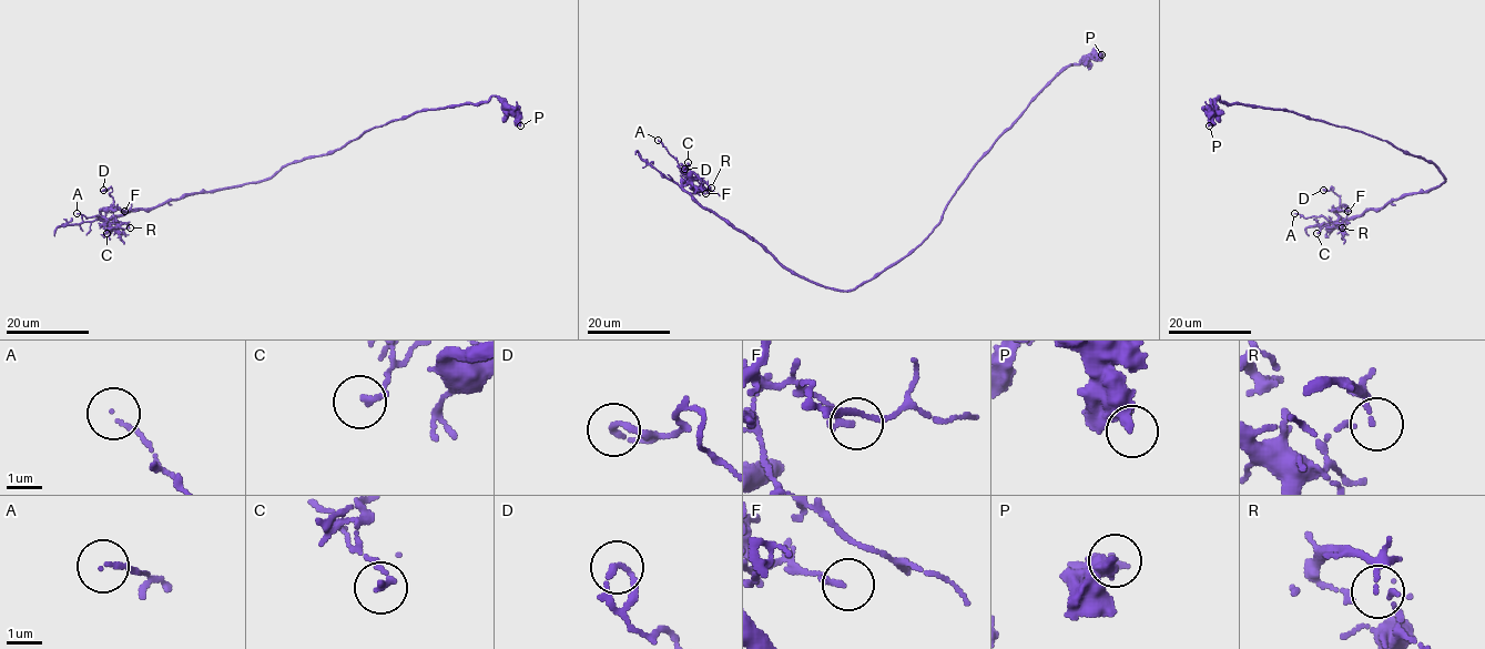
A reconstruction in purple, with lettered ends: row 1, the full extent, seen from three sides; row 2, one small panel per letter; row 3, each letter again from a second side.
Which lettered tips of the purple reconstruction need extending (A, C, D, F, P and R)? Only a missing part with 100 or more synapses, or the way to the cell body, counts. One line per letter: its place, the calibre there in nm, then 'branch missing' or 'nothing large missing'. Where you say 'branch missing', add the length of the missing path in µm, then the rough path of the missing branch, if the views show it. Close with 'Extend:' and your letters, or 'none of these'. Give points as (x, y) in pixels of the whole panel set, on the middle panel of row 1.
A: place (658, 140); calibre 90 nm; nothing large missing
C: place (688, 162); calibre 150 nm; nothing large missing
D: place (684, 169); calibre 190 nm; nothing large missing
F: place (705, 193); calibre 160 nm; nothing large missing
P: place (1101, 54); calibre 380 nm; nothing large missing
R: place (711, 188); calibre 70 nm; nothing large missing
Extend: none of these

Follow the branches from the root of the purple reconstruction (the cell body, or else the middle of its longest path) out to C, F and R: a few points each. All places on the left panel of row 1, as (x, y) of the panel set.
C: (308, 158), (293, 161), (262, 180), (184, 194), (151, 209), (102, 217), (107, 233)
F: (308, 158), (293, 161), (262, 180), (184, 194), (151, 209), (134, 209), (101, 219), (113, 206), (124, 211)
R: (308, 158), (293, 161), (262, 180), (184, 194), (151, 209), (101, 219), (110, 227), (121, 224), (130, 227)

